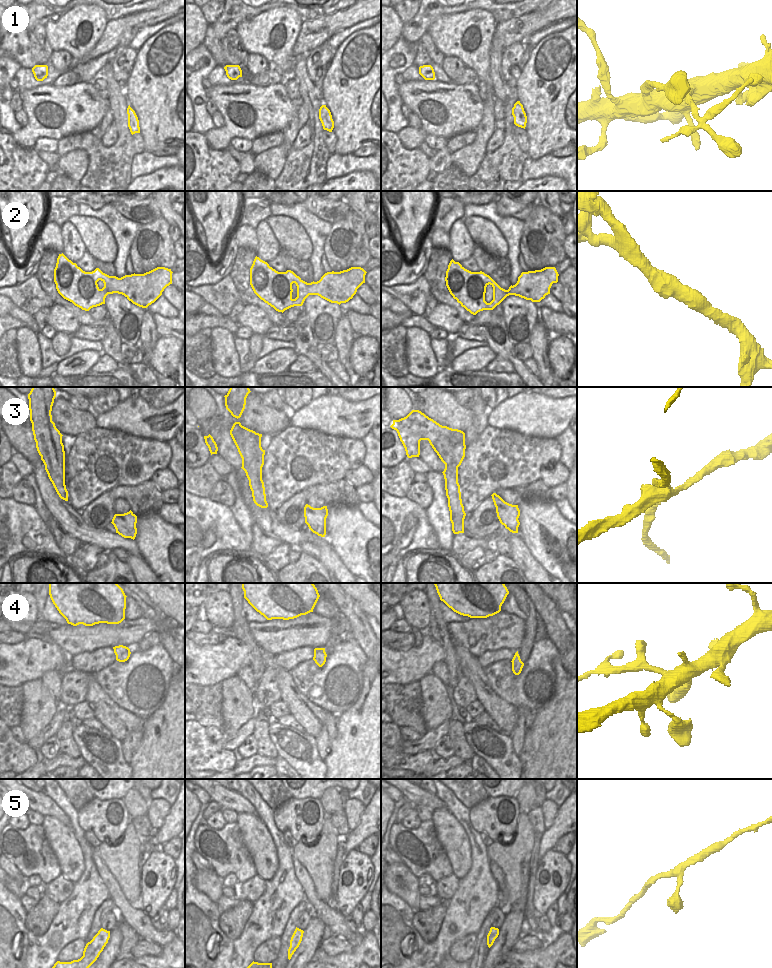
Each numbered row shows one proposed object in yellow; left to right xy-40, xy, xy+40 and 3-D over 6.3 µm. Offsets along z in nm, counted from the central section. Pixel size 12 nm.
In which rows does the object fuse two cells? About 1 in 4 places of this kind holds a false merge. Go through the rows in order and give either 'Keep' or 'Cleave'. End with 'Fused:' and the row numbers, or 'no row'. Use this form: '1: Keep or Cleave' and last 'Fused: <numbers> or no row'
1: Cleave
2: Keep
3: Cleave
4: Keep
5: Keep
Fused: 1, 3.

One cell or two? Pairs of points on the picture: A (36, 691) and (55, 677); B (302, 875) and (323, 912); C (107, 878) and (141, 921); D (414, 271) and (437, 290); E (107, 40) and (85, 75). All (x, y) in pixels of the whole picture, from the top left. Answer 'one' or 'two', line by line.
A: two
B: one
C: one
D: two
E: two

